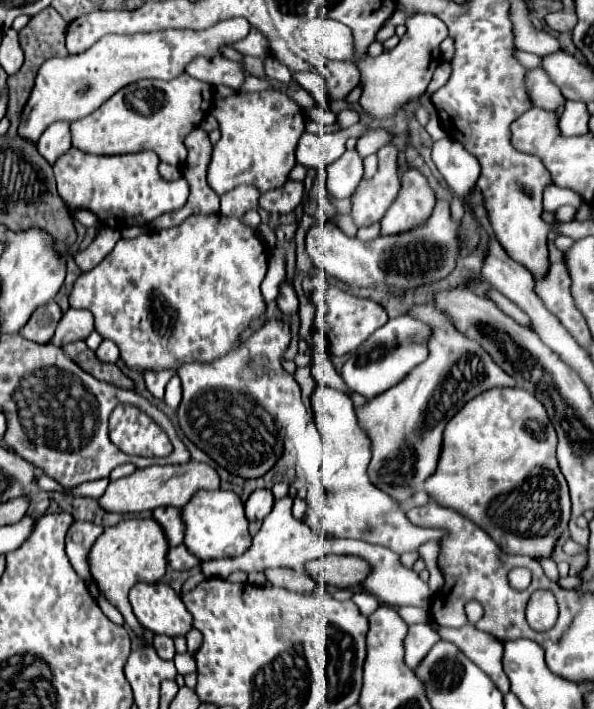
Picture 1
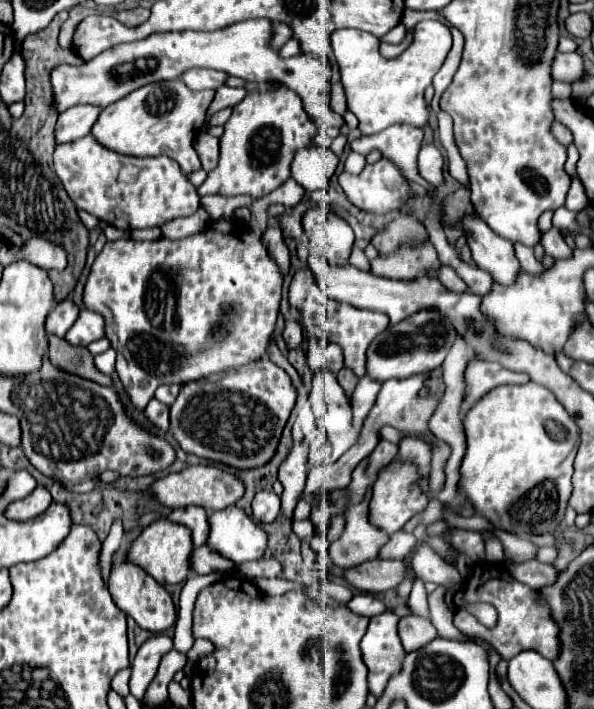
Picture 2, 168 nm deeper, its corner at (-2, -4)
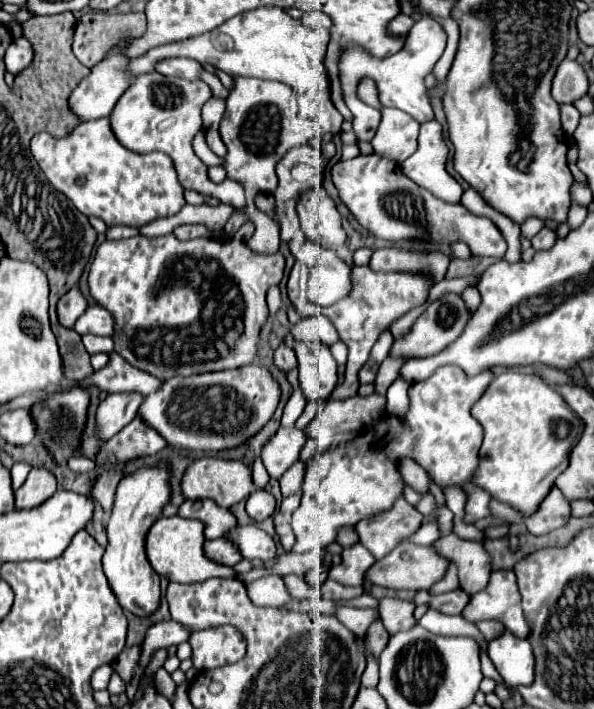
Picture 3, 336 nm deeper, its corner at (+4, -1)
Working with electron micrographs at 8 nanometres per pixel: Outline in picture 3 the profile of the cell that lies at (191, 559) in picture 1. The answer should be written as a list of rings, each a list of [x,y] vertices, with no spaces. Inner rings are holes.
[[[227,537],[215,539],[215,541],[207,541],[205,543],[205,555],[209,559],[213,559],[215,563],[223,563],[227,567],[233,567],[235,563],[239,563],[243,559],[243,555],[239,555],[235,543],[231,543]]]

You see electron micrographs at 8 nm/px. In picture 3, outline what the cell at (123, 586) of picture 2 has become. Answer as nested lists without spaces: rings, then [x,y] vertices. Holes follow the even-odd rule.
[[[159,461],[155,467],[143,467],[123,477],[115,501],[113,511],[107,523],[109,545],[103,555],[103,571],[111,583],[113,593],[117,595],[123,609],[131,611],[131,605],[139,607],[139,613],[151,615],[159,607],[161,587],[159,575],[151,567],[145,553],[145,535],[149,527],[159,519],[163,507],[171,499],[171,467],[165,461]]]

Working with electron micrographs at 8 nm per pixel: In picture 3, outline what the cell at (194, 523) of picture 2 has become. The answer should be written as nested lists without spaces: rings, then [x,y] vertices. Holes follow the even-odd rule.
[[[199,499],[199,501],[185,501],[179,507],[181,517],[199,519],[205,523],[205,537],[207,539],[219,539],[231,533],[233,527],[237,527],[237,519],[229,509],[217,507],[211,499]]]

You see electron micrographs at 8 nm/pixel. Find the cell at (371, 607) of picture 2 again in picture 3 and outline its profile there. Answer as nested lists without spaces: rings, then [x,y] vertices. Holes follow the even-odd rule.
[[[329,579],[319,591],[321,591],[319,597],[331,599],[331,601],[351,601],[351,599],[361,597],[365,593],[361,587],[345,587],[333,579]]]

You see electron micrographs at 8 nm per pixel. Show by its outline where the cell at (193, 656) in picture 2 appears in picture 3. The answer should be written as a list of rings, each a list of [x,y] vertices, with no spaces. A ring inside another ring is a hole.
[[[213,627],[195,631],[189,639],[193,647],[193,667],[199,671],[231,665],[245,655],[243,635],[237,627]]]

